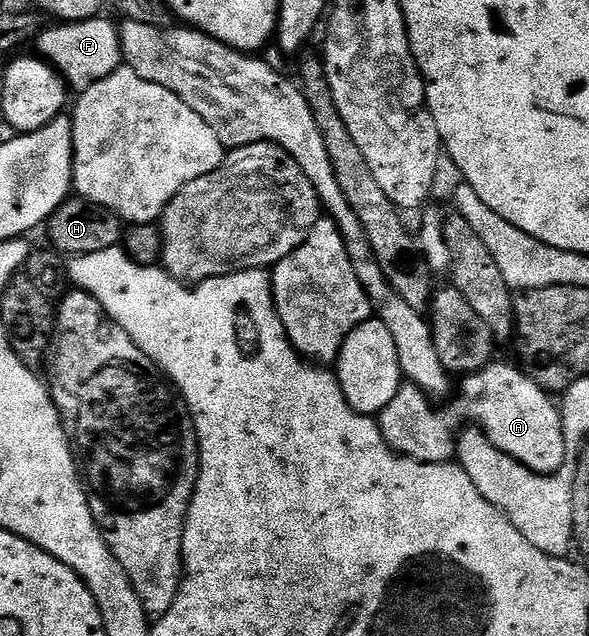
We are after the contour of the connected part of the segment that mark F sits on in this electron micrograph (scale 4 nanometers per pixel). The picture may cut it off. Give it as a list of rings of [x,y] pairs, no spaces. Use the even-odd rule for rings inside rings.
[[[97,16],[85,22],[49,25],[40,31],[38,41],[39,57],[47,62],[69,87],[72,85],[73,91],[76,92],[93,86],[98,80],[110,76],[122,66],[120,33],[104,16]]]

